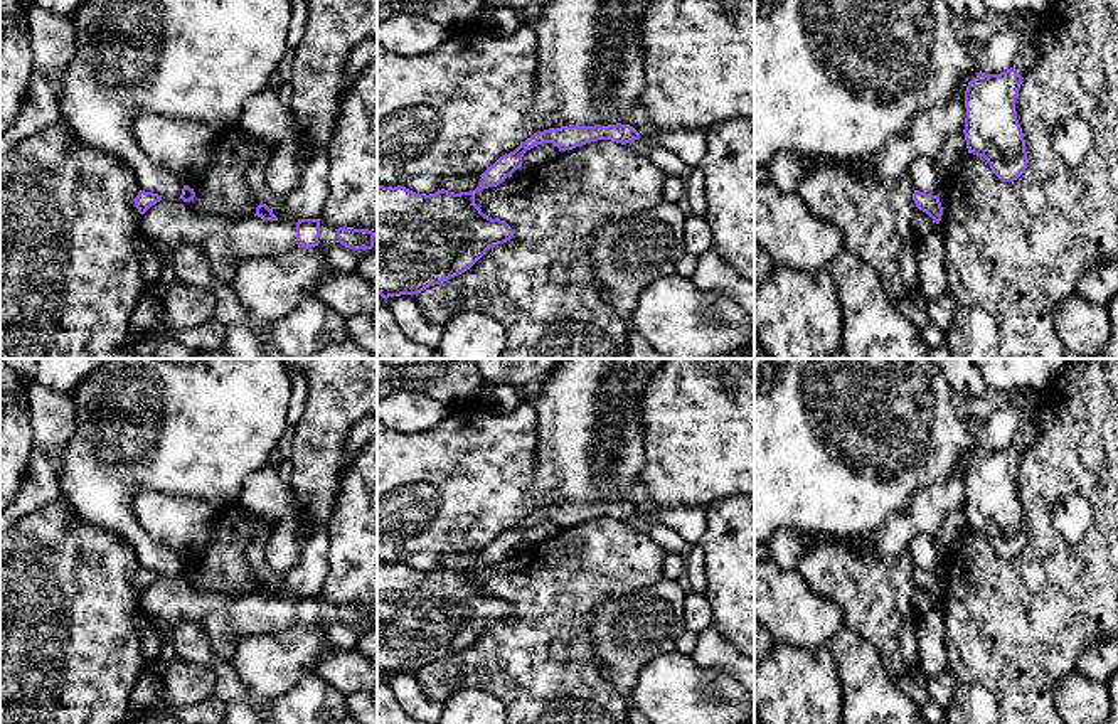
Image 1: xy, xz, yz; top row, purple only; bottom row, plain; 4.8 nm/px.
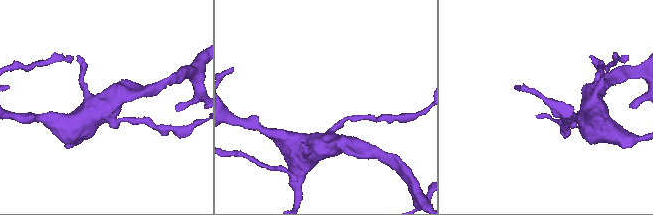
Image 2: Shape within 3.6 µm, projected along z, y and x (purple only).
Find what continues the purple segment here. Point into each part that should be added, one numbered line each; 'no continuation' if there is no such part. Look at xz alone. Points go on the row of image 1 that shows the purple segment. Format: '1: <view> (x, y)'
no continuation

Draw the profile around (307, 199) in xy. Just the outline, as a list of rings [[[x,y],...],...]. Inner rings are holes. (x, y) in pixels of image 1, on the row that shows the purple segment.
[[[317,152],[305,167],[298,185],[283,199],[296,219],[320,219],[328,199],[328,155]]]

